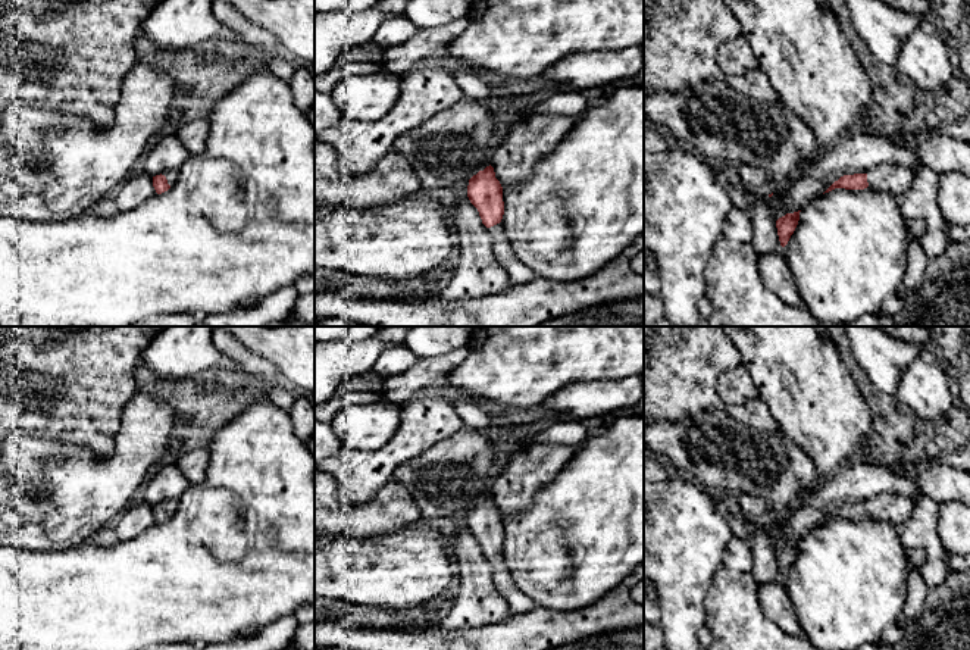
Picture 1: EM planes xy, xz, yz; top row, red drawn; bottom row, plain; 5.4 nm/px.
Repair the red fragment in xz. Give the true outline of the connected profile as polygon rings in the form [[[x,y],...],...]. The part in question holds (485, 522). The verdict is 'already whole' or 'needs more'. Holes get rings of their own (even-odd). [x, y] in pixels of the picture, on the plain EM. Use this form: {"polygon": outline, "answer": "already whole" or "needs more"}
{"polygon": [[[491,494],[469,509],[467,526],[478,538],[482,553],[491,563],[494,571],[494,585],[507,600],[511,613],[526,613],[536,607],[538,604],[516,587],[504,566],[501,554],[504,544],[503,516],[495,507]]], "answer": "needs more"}

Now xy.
{"polygon": [[[176,501],[153,506],[153,516],[157,524],[168,521],[175,513]]], "answer": "needs more"}

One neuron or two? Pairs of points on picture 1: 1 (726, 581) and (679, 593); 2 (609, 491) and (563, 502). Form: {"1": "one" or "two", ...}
{"1": "two", "2": "one"}

